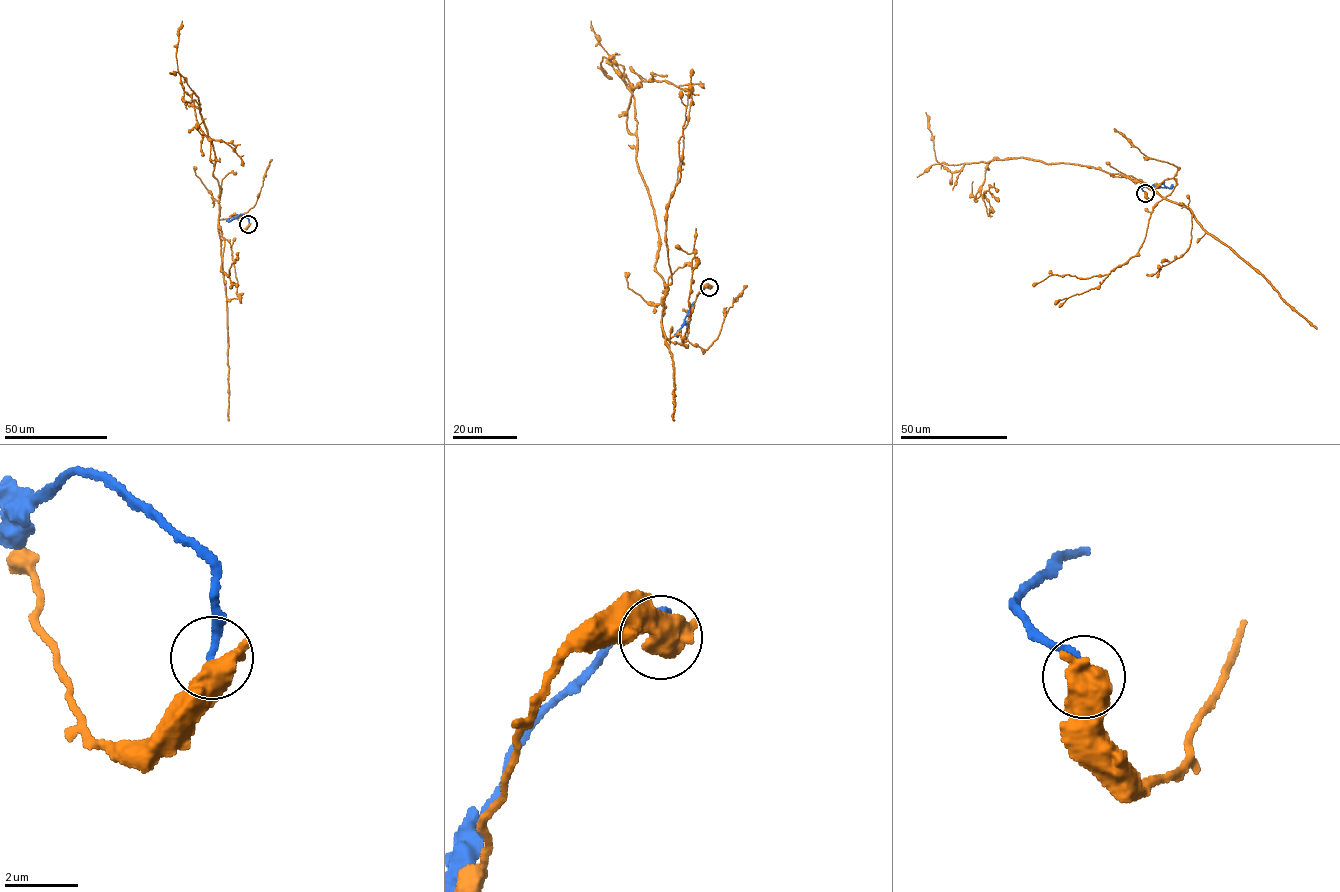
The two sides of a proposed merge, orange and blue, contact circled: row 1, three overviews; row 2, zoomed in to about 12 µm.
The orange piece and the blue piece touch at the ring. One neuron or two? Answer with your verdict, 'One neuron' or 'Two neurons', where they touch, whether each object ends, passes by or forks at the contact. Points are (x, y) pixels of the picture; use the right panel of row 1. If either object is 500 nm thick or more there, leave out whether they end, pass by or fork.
Two neurons. Place: (1145, 193)

